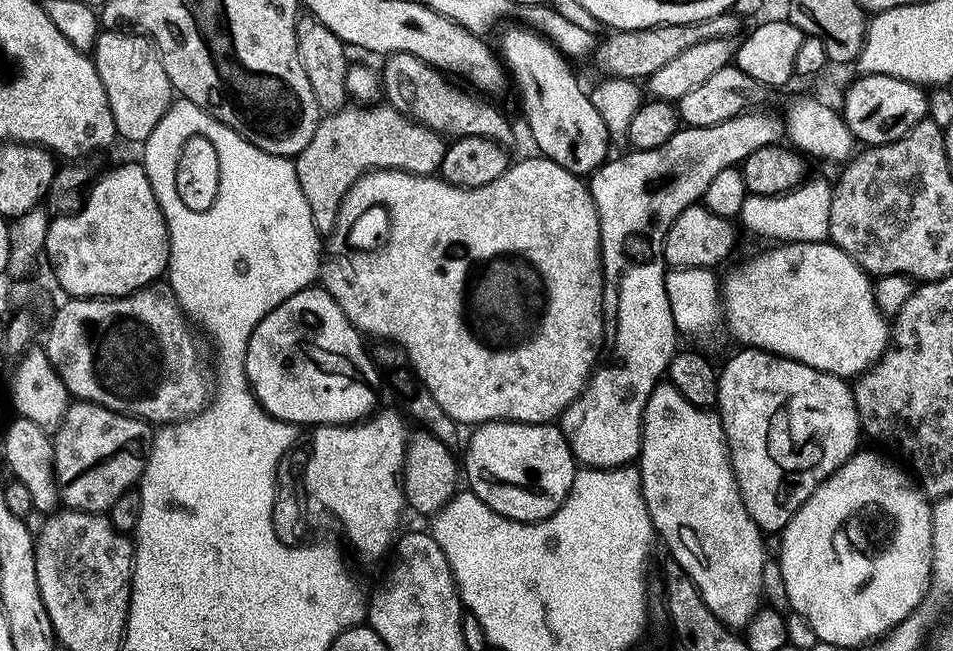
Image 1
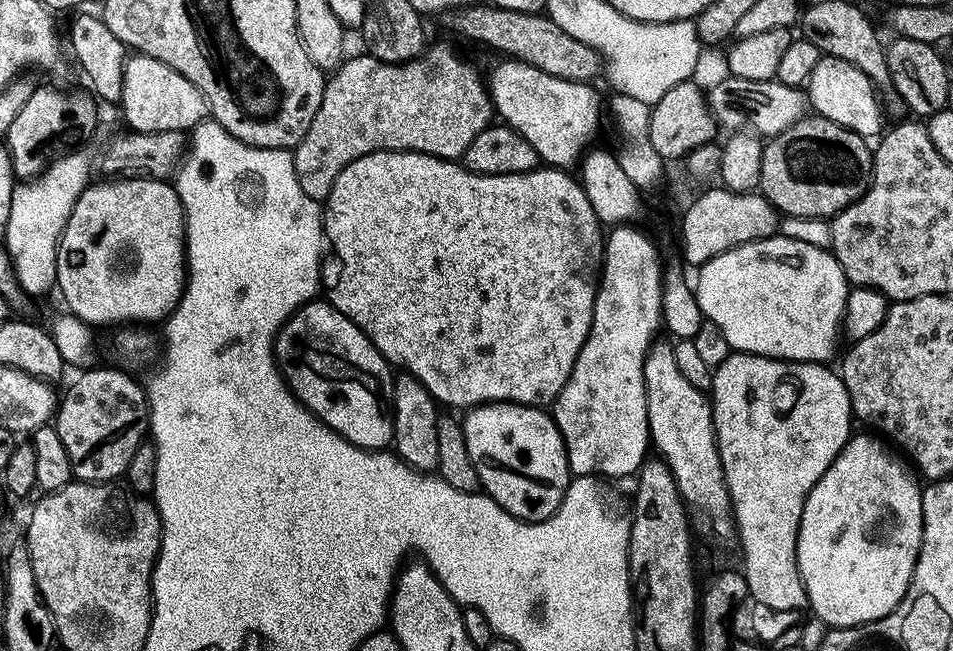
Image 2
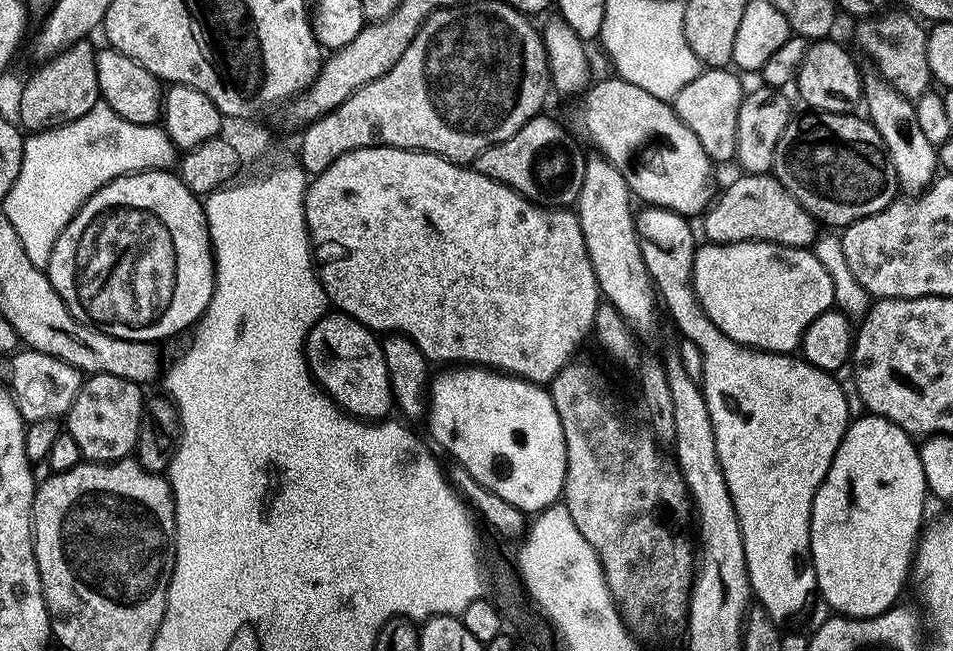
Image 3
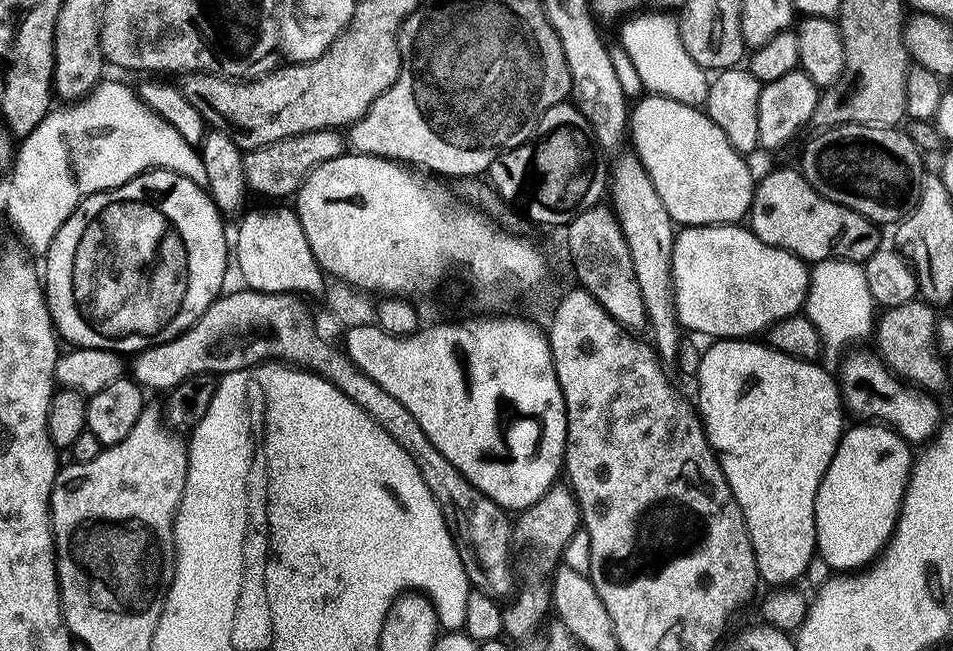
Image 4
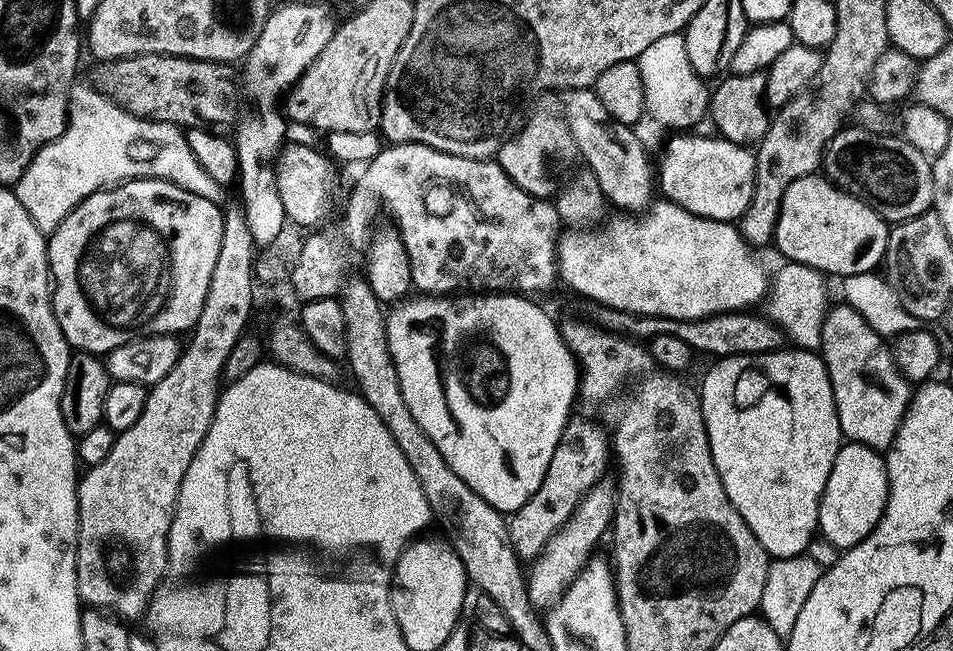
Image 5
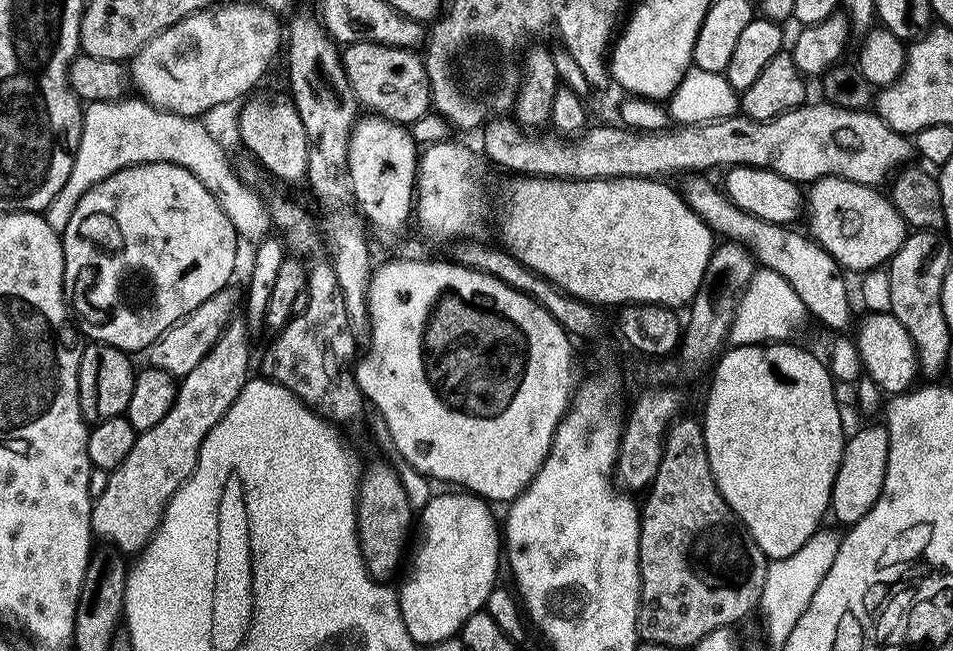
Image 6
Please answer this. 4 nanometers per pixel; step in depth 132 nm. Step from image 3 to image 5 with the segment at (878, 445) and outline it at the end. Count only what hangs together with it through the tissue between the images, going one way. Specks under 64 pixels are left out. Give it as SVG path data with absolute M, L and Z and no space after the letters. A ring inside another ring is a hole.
M851 442L841 443L838 454L834 458L834 466L830 466L830 478L826 478L826 490L820 499L819 535L824 535L836 550L852 548L862 538L866 538L878 526L888 501L888 465L885 457L877 449L867 448Z

